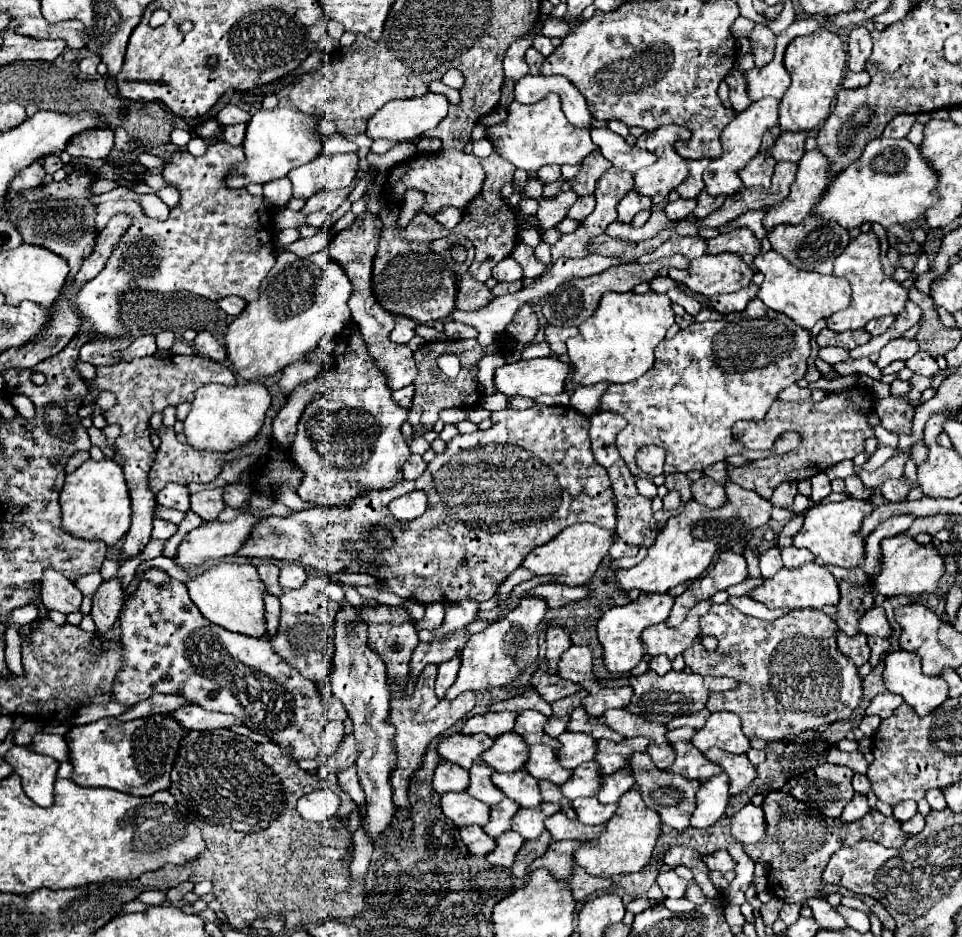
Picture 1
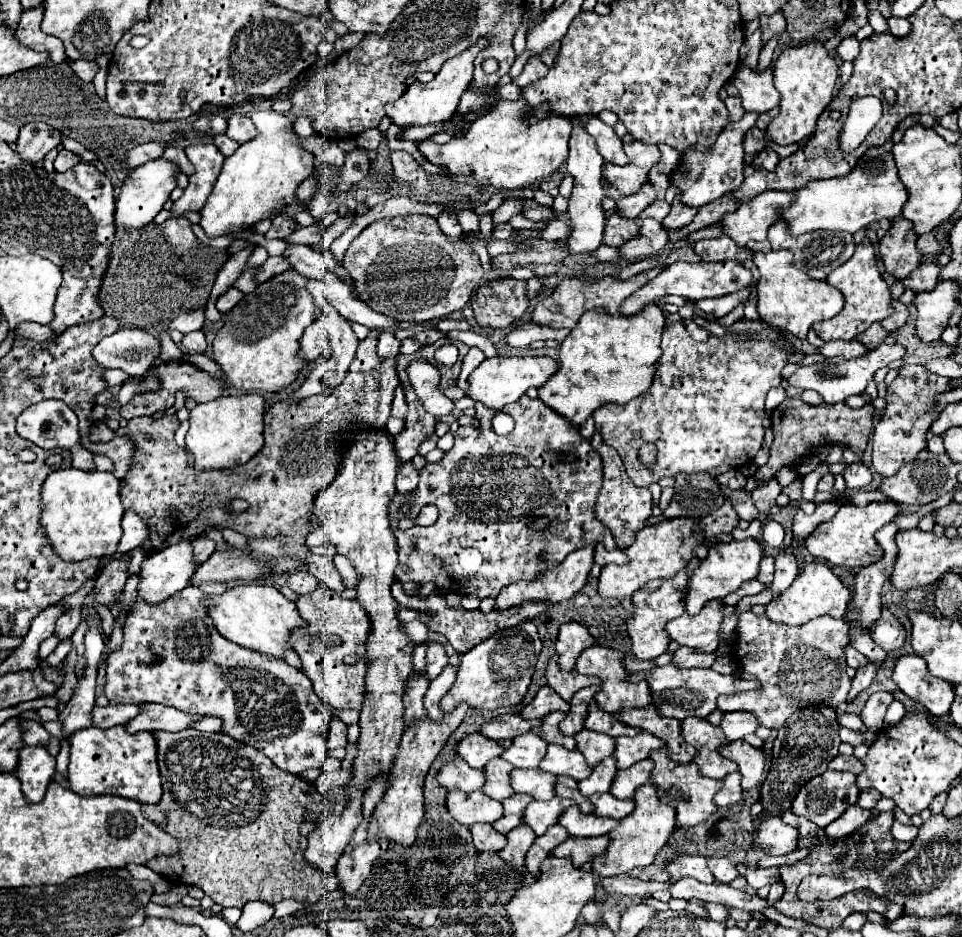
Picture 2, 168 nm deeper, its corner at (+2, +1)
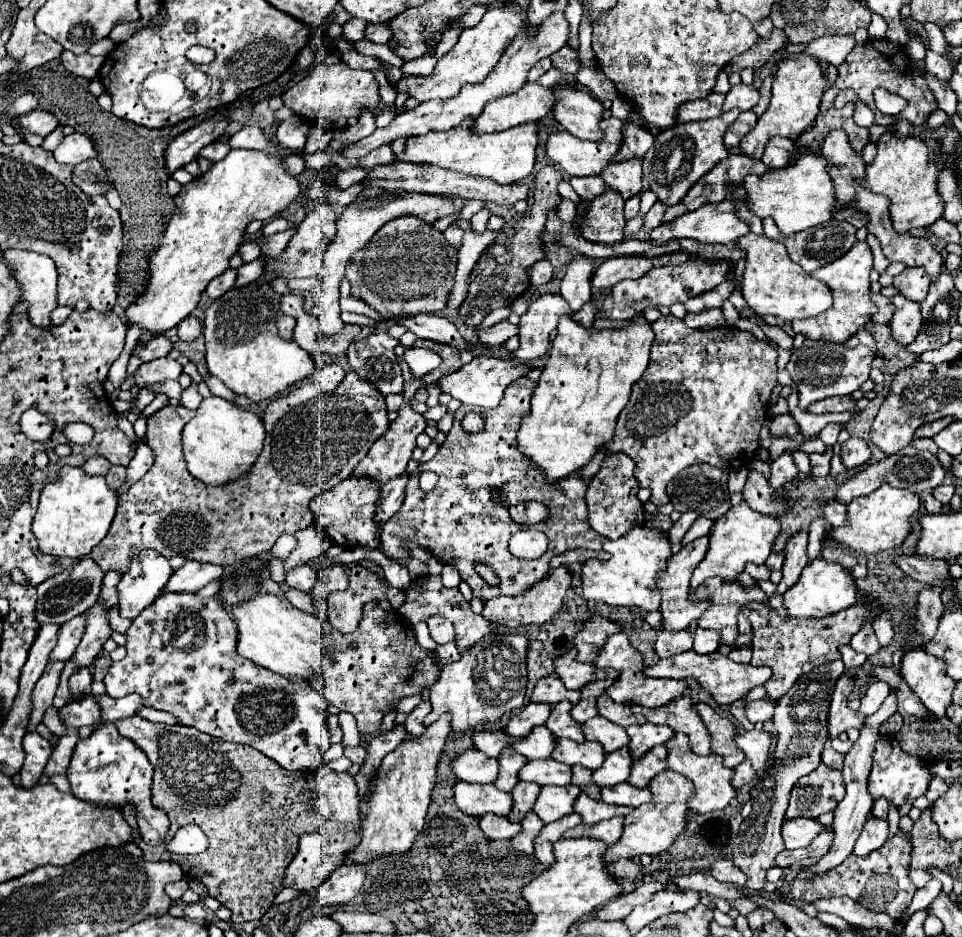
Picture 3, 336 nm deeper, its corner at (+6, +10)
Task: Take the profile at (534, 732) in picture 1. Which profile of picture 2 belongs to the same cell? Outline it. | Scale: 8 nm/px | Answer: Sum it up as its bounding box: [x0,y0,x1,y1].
[533,711,575,749]

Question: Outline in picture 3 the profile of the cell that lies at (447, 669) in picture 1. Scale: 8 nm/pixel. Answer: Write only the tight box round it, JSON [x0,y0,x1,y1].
[403,700,431,738]

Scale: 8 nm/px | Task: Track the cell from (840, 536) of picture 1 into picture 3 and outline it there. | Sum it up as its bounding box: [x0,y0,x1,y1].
[831,484,921,554]

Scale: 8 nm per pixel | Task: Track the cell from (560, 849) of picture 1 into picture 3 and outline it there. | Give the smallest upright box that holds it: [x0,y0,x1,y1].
[563,816,623,844]

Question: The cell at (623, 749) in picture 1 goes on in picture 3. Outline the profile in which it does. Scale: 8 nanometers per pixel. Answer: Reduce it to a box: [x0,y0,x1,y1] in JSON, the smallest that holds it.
[627,724,675,758]

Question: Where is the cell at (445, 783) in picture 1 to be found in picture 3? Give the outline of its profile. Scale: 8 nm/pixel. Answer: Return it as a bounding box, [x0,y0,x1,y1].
[453,750,499,784]

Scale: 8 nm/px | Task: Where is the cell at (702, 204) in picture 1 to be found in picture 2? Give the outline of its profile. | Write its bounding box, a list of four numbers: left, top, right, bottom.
[663,195,697,229]

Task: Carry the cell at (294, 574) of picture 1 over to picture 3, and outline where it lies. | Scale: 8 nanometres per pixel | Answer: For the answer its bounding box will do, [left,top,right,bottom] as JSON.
[285,566,317,594]

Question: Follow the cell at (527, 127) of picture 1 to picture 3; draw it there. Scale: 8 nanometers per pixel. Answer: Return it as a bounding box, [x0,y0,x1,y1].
[395,120,537,184]

